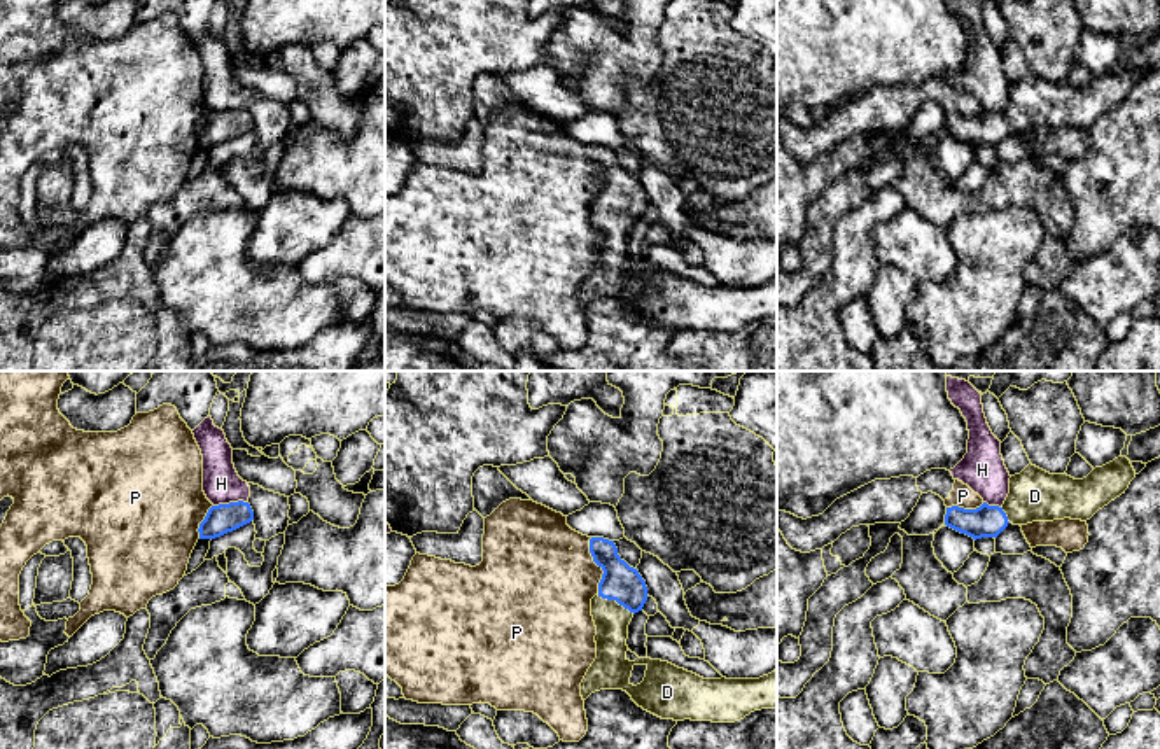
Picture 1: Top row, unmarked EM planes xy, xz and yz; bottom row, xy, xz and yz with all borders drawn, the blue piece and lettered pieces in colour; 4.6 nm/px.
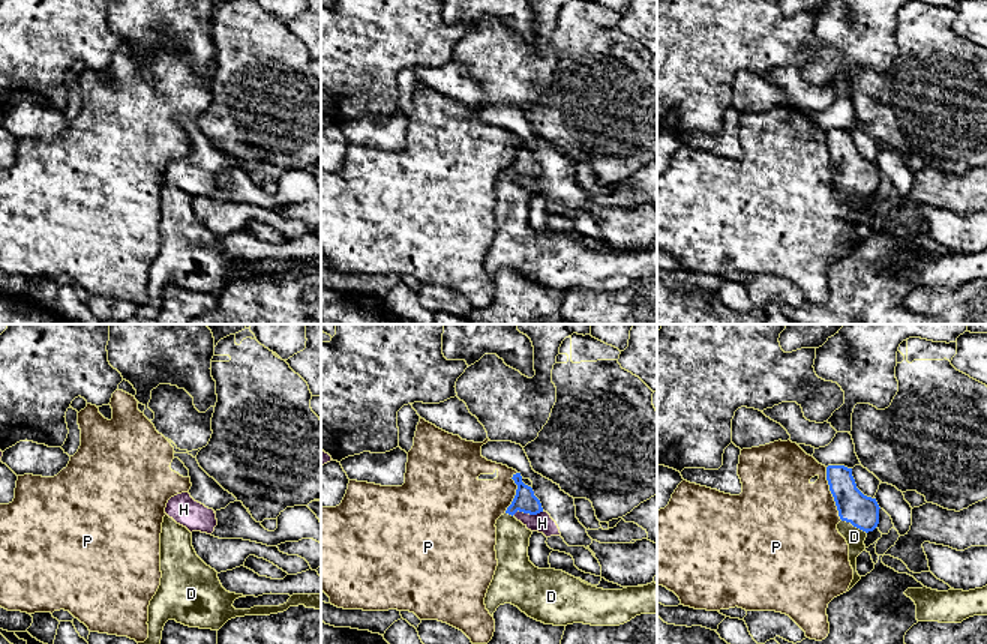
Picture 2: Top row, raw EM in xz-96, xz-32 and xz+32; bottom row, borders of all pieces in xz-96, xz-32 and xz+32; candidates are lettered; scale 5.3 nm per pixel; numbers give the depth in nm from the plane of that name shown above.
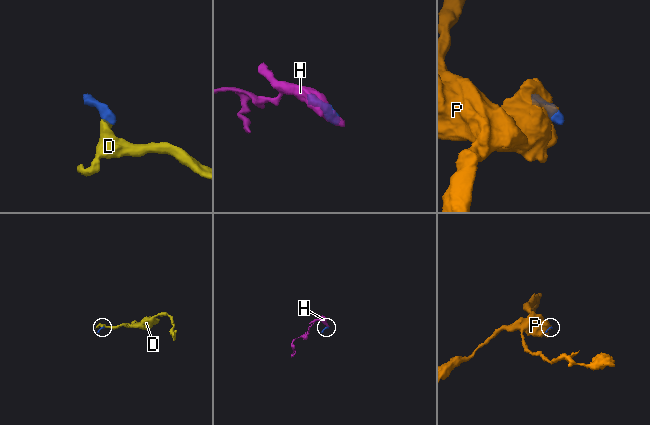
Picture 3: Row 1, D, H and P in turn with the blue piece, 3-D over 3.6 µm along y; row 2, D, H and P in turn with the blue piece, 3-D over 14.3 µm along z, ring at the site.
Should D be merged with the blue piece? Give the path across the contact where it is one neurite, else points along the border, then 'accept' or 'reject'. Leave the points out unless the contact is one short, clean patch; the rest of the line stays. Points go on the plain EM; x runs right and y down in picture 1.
across xz (620, 189), (616, 209), (611, 228) | accept

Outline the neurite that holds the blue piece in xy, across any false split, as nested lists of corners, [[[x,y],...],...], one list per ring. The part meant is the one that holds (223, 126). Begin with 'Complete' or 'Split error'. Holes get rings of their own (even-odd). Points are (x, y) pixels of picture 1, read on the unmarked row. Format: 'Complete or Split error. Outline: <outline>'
Complete. Outline: [[[238,108],[229,112],[212,114],[199,131],[199,147],[215,147],[233,140],[254,128],[254,119],[248,110]]]

